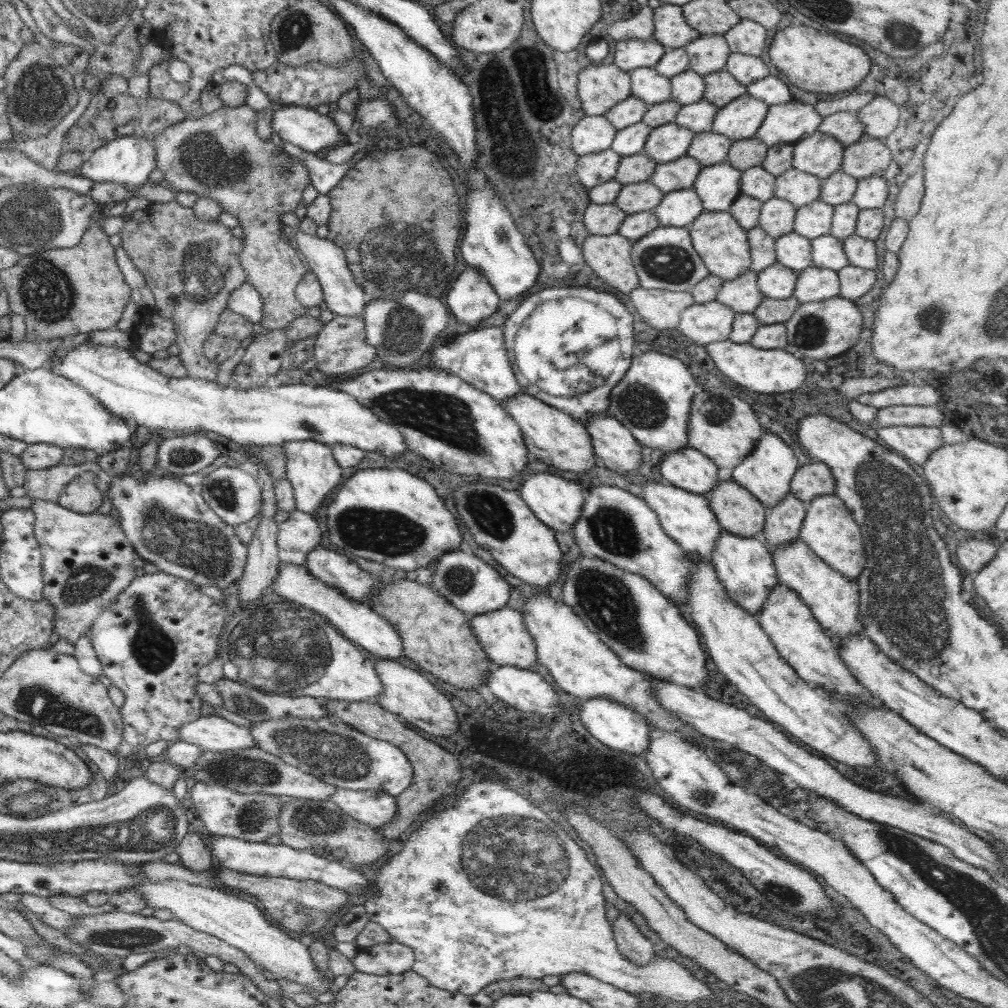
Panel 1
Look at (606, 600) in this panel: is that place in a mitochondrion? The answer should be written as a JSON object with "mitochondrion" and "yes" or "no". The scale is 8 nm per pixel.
{"mitochondrion":"yes"}

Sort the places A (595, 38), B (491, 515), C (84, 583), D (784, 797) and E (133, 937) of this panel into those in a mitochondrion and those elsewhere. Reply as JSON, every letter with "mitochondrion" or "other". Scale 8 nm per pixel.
{"A":"other","B":"mitochondrion","C":"mitochondrion","D":"other","E":"mitochondrion"}

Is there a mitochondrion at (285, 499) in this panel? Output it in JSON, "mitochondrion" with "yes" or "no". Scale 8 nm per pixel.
{"mitochondrion":"no"}

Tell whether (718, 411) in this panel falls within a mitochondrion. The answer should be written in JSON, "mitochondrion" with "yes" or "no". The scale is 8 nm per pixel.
{"mitochondrion":"yes"}

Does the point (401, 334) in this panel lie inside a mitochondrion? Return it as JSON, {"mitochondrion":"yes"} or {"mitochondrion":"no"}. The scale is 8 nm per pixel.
{"mitochondrion":"yes"}

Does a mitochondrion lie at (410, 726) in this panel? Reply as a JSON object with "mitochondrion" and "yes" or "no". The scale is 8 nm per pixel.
{"mitochondrion":"no"}

